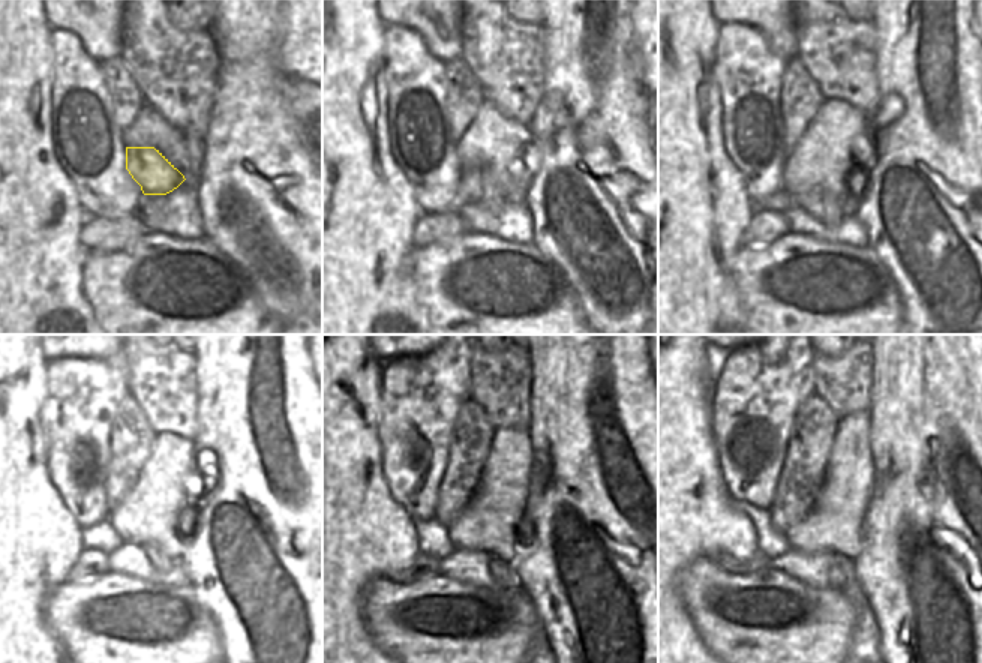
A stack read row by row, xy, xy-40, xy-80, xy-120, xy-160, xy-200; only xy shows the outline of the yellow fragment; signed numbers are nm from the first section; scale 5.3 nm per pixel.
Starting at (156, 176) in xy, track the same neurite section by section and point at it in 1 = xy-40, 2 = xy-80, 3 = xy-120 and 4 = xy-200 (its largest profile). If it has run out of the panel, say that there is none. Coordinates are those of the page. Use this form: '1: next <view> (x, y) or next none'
1: next xy-40 (499, 186)
2: next xy-80 (825, 207)
3: next xy-120 (158, 558)
4: next xy-200 (835, 576)

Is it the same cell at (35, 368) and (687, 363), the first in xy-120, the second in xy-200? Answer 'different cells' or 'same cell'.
same cell

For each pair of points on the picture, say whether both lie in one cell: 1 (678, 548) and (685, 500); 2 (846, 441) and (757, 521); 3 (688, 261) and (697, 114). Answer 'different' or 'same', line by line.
1: same
2: different
3: same

